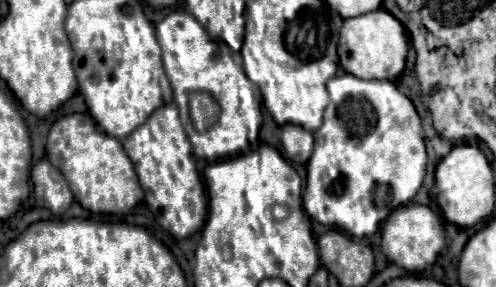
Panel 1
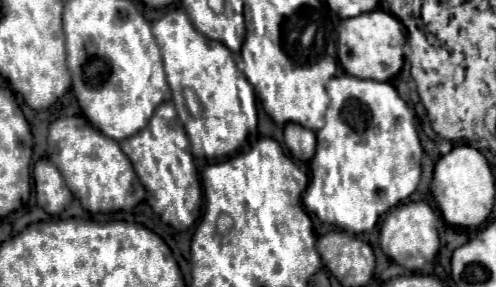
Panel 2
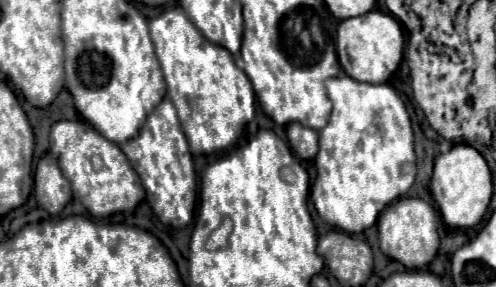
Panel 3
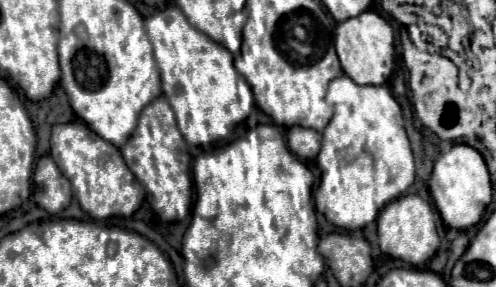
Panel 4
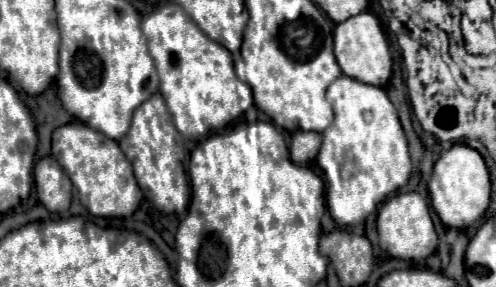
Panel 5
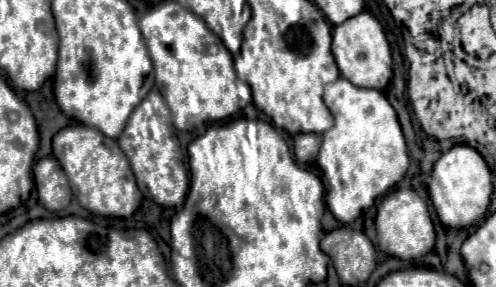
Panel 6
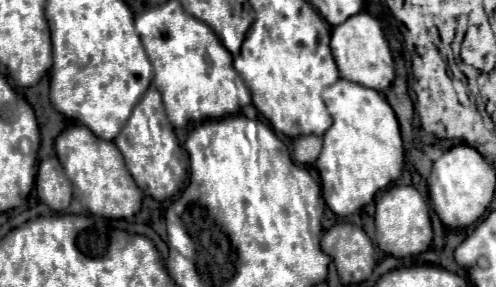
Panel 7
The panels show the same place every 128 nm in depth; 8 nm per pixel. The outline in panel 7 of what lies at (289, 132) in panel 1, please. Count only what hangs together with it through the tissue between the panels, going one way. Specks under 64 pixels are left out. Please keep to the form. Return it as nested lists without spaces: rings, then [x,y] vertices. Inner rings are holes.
[[[300,136],[294,140],[294,160],[298,164],[314,164],[322,150],[320,136]]]

